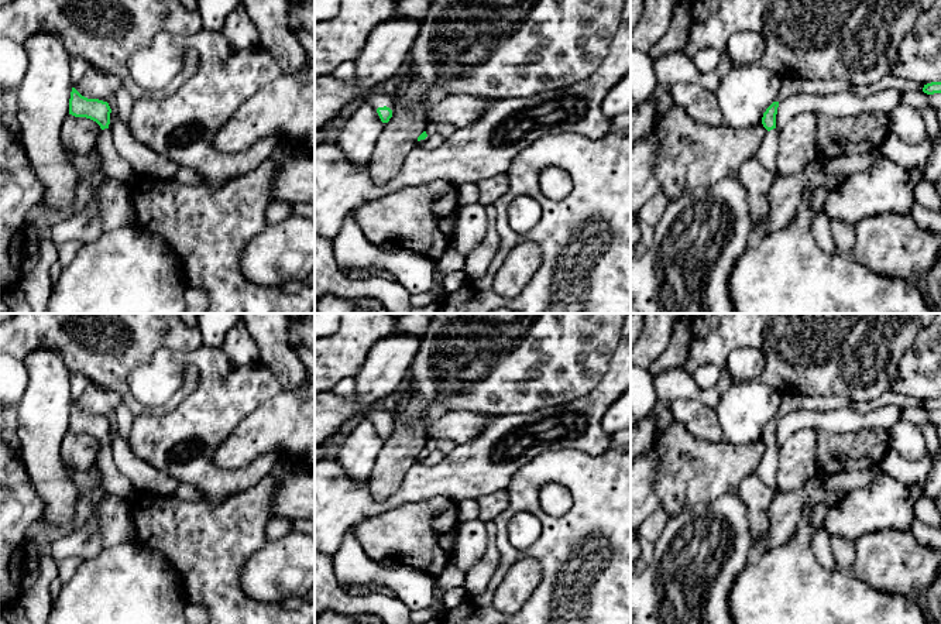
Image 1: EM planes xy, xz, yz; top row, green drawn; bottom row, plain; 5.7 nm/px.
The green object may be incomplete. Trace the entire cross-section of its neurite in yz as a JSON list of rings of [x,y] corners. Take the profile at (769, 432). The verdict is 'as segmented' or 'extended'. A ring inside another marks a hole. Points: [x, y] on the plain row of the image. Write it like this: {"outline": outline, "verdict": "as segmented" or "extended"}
{"outline": [[[773,418],[762,433],[762,440],[767,446],[763,459],[756,470],[756,474],[762,481],[772,490],[777,491],[776,472],[777,472],[777,446],[776,446],[776,431],[779,418]]], "verdict": "extended"}

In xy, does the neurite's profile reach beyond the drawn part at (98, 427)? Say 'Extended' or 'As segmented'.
Extended

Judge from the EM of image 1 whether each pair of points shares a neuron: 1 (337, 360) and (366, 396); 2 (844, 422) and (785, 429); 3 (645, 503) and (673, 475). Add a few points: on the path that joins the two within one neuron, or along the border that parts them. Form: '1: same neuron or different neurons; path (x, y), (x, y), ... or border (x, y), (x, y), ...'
1: different neurons; border (370, 348), (361, 367), (353, 377)
2: same neuron; path (830, 421), (799, 421)
3: different neurons; border (656, 458), (655, 493), (659, 507)

